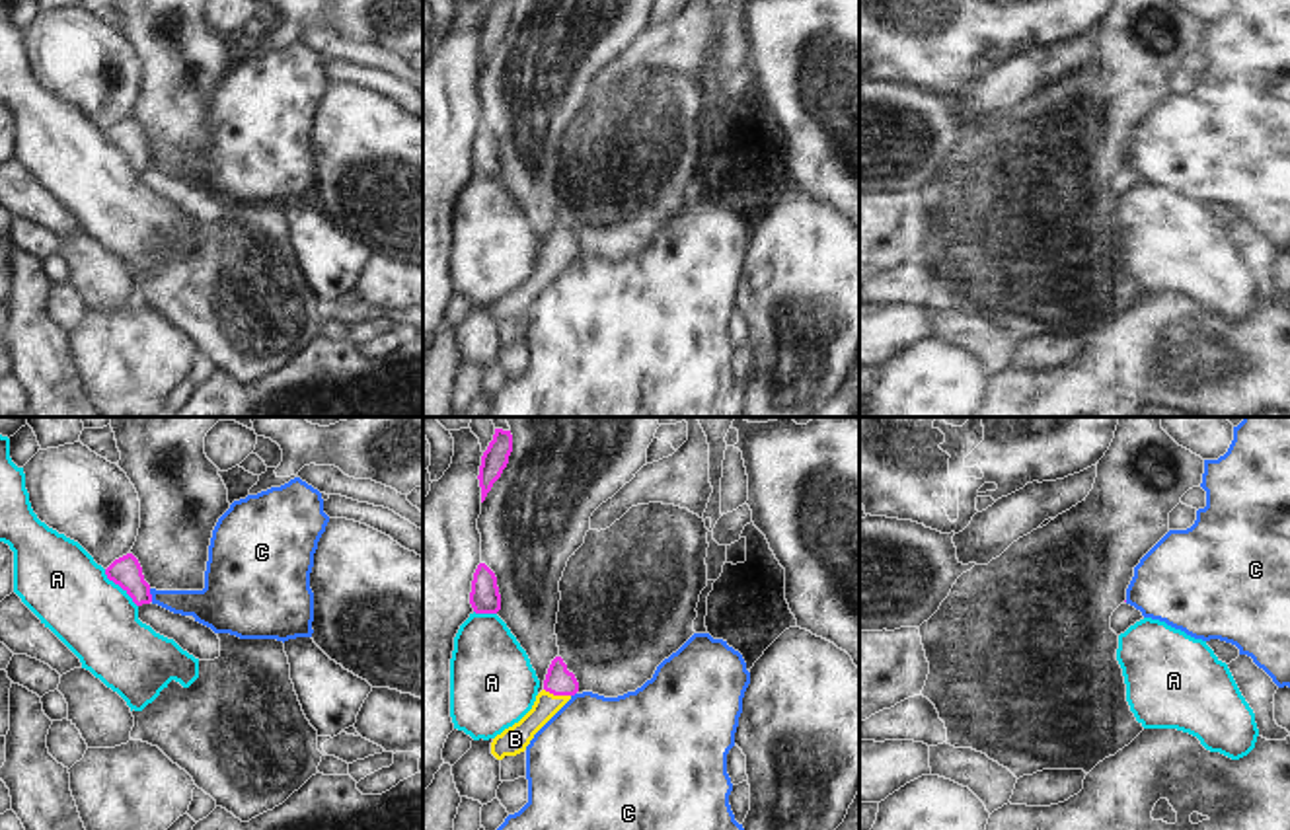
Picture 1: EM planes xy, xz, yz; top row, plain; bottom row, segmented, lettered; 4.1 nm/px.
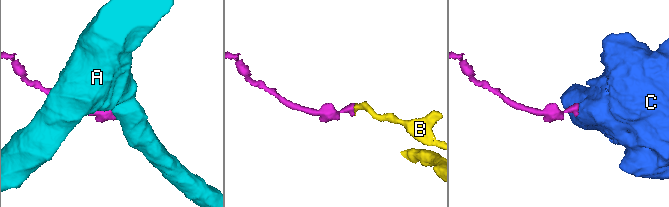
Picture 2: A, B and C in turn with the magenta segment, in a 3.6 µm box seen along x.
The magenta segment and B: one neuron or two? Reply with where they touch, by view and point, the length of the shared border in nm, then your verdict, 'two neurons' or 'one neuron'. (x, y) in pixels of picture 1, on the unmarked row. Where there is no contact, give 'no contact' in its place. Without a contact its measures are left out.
xz (558, 258) | 120 nm | one neuron

